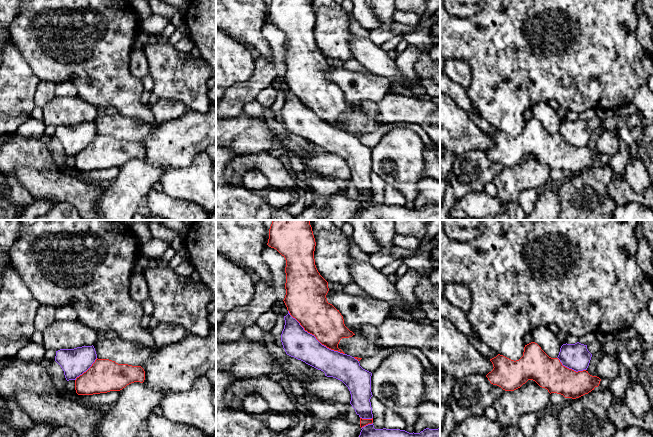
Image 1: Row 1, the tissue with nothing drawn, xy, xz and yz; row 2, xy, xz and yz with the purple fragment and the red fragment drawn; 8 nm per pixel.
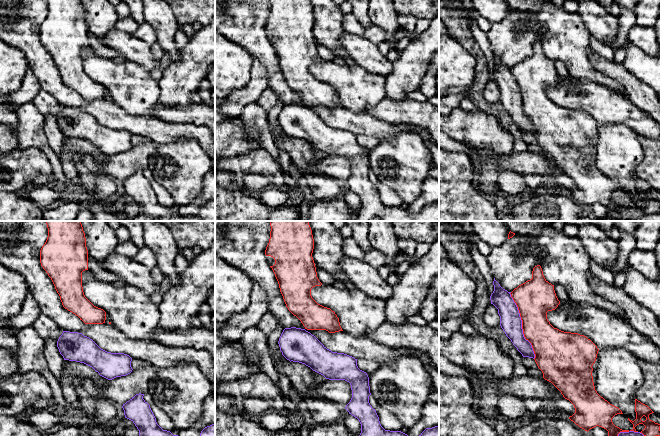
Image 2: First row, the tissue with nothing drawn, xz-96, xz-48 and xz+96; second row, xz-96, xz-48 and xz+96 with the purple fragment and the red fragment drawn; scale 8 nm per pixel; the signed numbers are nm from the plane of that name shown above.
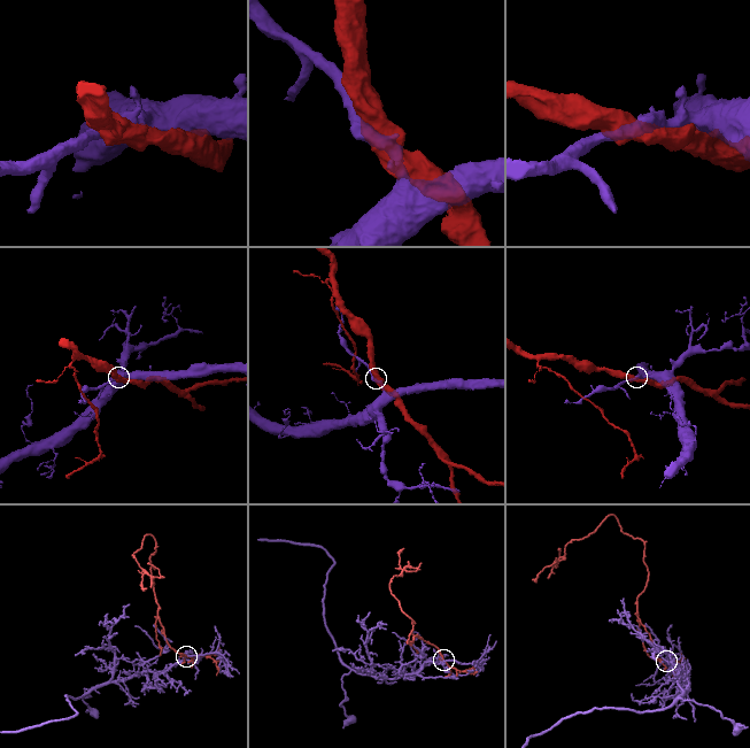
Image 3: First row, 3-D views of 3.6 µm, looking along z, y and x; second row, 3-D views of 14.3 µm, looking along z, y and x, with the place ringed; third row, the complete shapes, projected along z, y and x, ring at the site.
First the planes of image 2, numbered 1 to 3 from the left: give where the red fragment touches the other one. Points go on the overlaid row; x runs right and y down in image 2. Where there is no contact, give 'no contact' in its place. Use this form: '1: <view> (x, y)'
1: no contact
2: no contact
3: xz+96 (521, 325)

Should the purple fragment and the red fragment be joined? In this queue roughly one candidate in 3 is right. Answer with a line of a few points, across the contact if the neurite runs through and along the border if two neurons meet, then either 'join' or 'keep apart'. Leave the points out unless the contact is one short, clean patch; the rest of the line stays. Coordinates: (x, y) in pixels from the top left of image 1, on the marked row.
keep apart

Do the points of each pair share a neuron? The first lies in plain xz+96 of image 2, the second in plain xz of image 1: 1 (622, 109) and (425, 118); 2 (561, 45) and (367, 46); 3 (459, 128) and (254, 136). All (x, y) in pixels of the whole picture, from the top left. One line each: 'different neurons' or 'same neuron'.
1: same neuron
2: different neurons
3: same neuron

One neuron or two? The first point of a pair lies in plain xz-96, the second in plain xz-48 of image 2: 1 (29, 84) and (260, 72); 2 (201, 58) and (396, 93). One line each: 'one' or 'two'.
1: one
2: one

